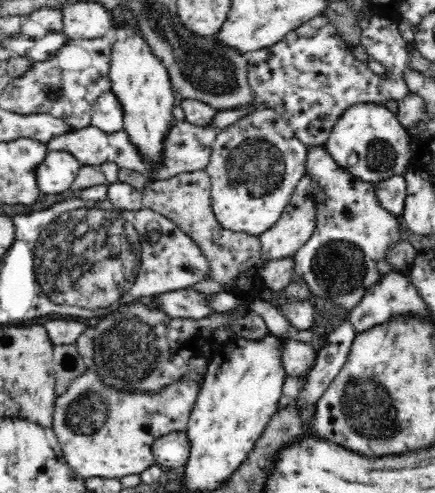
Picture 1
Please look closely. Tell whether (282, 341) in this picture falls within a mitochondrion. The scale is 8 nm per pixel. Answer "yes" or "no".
no

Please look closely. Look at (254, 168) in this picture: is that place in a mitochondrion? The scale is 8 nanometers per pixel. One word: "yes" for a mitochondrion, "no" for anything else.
yes

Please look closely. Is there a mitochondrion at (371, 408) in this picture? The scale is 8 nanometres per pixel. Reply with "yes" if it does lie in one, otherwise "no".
yes

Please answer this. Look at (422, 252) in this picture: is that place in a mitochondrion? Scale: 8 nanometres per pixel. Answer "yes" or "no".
no

